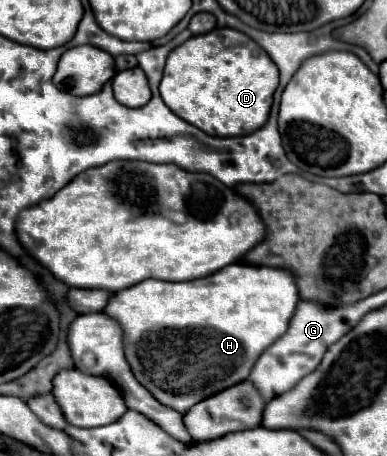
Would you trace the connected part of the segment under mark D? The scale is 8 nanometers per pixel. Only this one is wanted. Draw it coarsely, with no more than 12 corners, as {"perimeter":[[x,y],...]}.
{"perimeter":[[234,28],[168,56],[166,106],[210,136],[268,122],[278,68]]}

